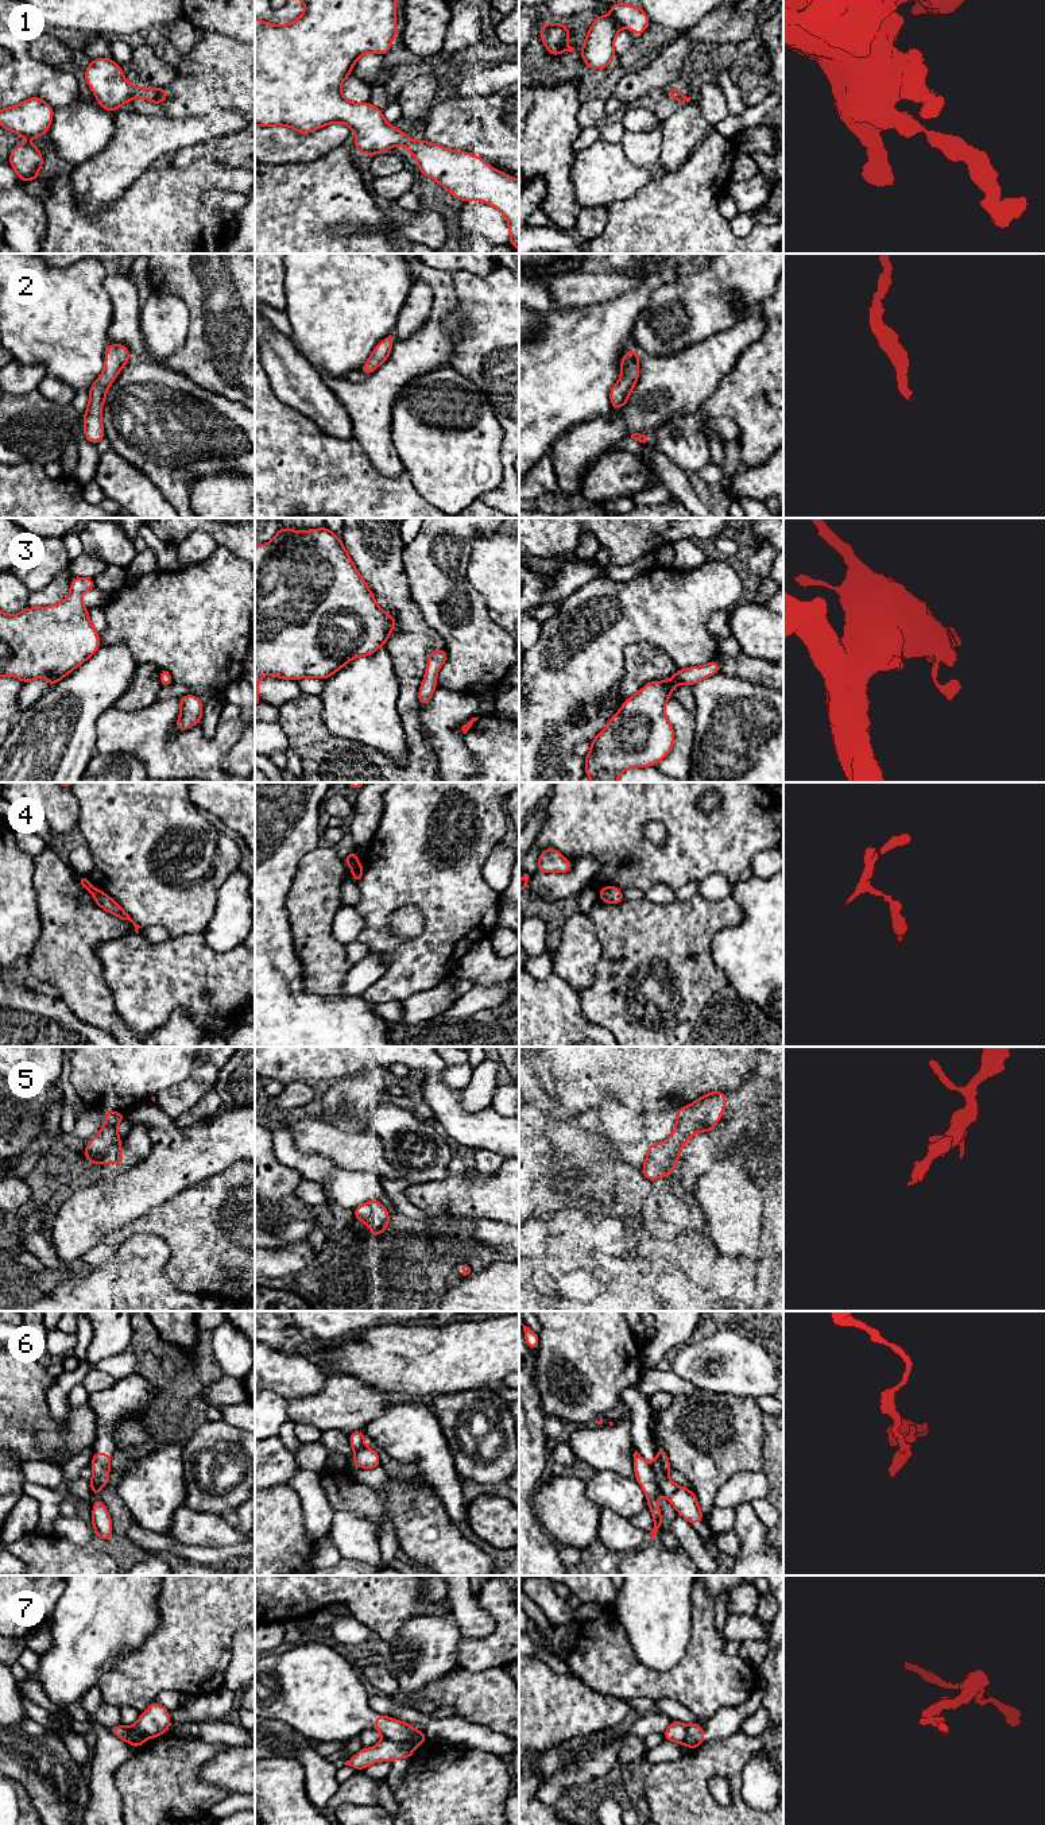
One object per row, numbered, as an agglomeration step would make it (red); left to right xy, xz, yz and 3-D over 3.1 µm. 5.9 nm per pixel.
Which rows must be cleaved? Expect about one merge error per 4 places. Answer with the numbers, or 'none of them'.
4, 6, 7

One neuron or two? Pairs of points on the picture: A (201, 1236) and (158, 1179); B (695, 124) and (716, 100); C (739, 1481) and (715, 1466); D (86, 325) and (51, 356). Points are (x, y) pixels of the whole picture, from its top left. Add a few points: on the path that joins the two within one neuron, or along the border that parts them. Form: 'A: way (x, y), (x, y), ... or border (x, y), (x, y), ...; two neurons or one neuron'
A: border (200, 1182), (181, 1190), (144, 1213); two neurons
B: border (696, 100), (704, 120), (709, 126); two neurons
C: border (761, 1469), (736, 1470), (718, 1489), (713, 1503); two neurons
D: way (78, 329), (60, 348); one neuron

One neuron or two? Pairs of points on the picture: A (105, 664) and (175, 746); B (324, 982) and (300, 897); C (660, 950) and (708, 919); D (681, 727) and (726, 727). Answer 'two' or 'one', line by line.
A: two
B: one
C: one
D: two

